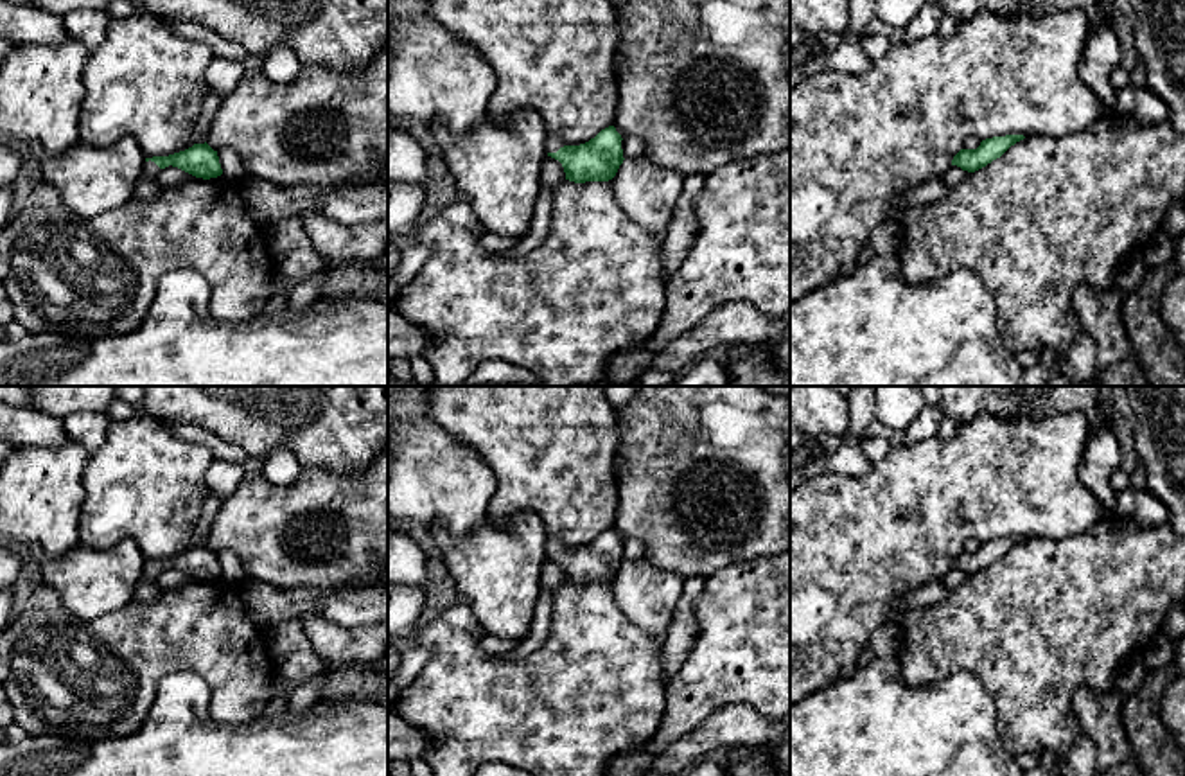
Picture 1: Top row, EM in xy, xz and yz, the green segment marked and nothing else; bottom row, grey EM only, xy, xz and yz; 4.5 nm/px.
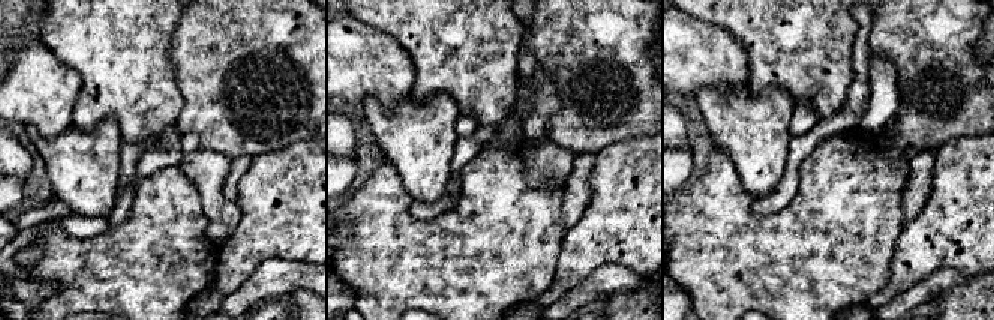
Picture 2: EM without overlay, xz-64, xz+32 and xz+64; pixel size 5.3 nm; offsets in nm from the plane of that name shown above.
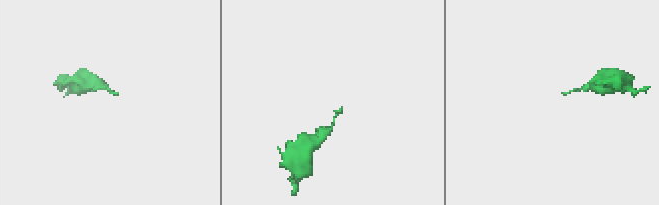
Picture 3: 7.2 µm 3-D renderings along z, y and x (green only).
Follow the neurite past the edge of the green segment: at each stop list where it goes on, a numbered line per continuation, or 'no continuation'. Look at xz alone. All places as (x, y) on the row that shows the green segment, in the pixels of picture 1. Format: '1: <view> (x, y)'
1: xz (553, 144)

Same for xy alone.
1: xy (148, 187)

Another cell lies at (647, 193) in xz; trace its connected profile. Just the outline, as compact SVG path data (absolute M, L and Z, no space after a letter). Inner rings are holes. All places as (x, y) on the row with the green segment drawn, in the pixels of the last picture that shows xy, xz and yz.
M645 156L623 160L612 178L621 208L652 234L666 234L684 176Z

